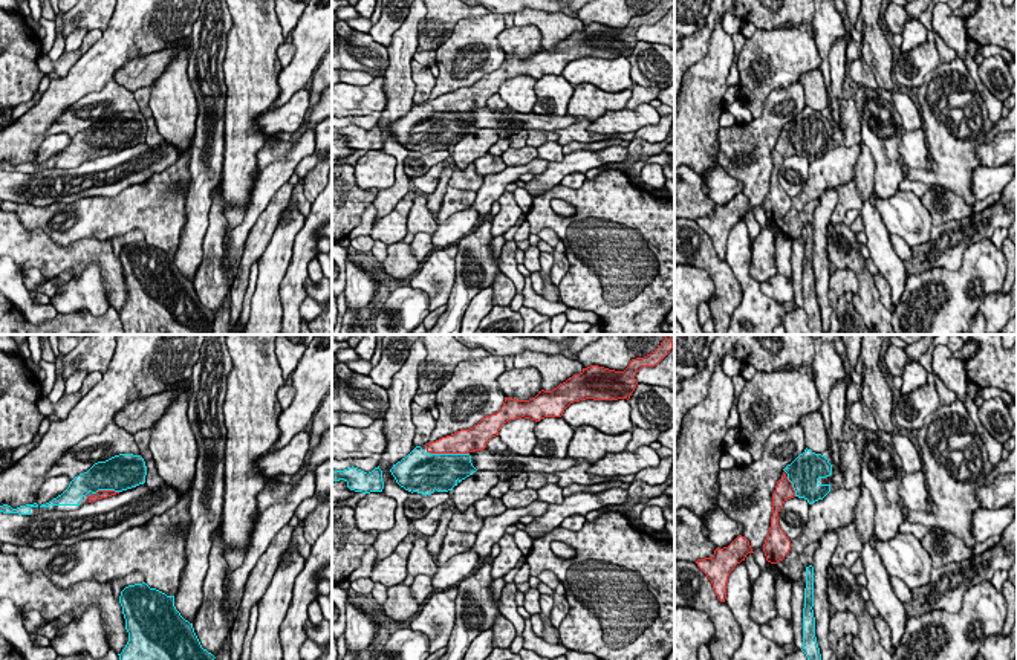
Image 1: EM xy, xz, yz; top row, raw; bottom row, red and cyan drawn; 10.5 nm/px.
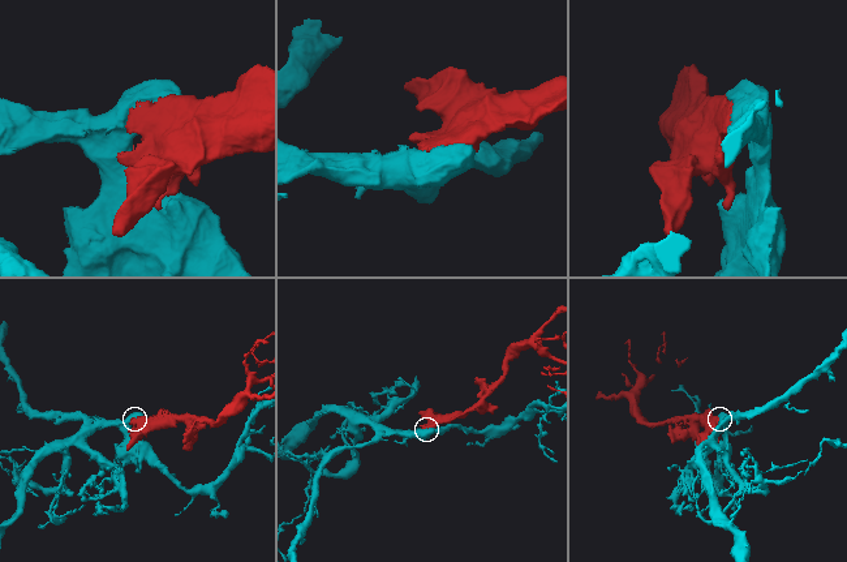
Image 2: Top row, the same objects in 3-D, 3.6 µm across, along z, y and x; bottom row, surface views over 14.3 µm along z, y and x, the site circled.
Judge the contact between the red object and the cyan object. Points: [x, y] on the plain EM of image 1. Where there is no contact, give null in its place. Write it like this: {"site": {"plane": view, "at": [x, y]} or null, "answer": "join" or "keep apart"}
{"site": {"plane": "xz", "at": [450, 110]}, "answer": "join"}

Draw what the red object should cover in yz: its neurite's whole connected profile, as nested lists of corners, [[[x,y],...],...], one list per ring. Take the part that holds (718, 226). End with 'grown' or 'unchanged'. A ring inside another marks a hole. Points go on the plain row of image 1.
[[[737,194],[728,205],[716,206],[711,215],[697,217],[697,225],[713,241],[713,248],[720,260],[726,257],[728,234],[737,222],[745,218],[748,211],[754,211],[745,194]]]; unchanged

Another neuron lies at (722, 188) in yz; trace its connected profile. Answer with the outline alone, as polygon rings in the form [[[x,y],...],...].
[[[720,167],[708,170],[703,183],[708,188],[708,197],[716,206],[728,205],[743,189],[743,183],[731,177]]]

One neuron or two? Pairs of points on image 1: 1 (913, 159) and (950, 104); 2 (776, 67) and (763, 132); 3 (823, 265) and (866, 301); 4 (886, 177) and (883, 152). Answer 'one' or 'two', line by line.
1: two
2: two
3: two
4: one

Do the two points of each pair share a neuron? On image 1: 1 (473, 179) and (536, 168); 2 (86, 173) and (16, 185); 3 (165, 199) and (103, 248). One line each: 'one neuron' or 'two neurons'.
1: two neurons
2: one neuron
3: two neurons

